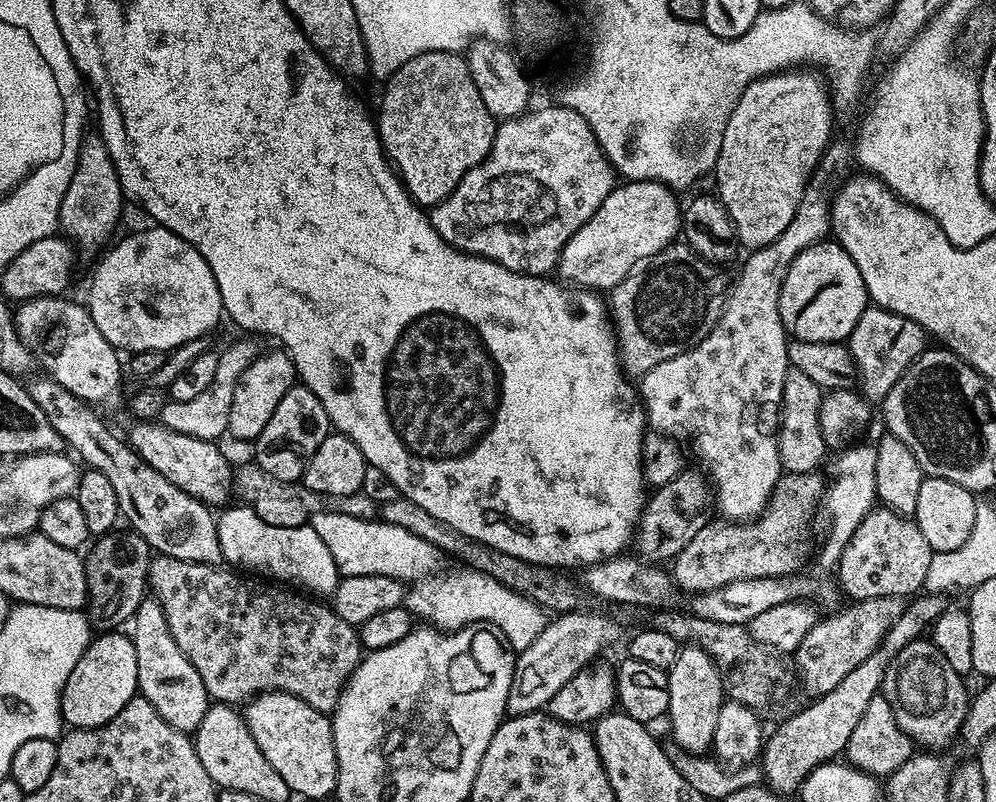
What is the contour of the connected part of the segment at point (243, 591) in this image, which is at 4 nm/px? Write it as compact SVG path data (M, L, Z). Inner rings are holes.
M157 555L148 567L148 582L151 591L156 591L153 592L155 599L159 600L166 614L170 634L174 642L178 642L178 650L186 654L190 666L198 670L202 686L206 686L209 697L229 706L243 705L264 694L264 672L268 672L268 680L272 680L272 672L276 672L280 693L296 696L325 714L335 712L332 696L341 696L352 672L362 659L362 645L357 629L338 618L335 610L319 599L268 582L243 584L235 576L235 571L216 567L220 566L212 562L199 564L193 560L161 555Z

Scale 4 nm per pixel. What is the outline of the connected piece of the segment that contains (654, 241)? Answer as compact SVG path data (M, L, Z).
M655 180L624 182L613 188L612 193L602 202L602 206L594 210L592 217L569 238L561 250L558 261L561 278L584 290L615 288L618 282L622 282L622 278L626 278L626 274L630 274L635 264L649 260L677 239L682 228L682 204L676 201L675 196L677 195L671 189L664 184L657 184Z

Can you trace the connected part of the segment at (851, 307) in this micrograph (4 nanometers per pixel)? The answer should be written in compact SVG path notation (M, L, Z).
M825 238L792 258L780 282L780 312L784 327L797 341L835 344L847 341L858 318L869 307L868 291L854 258L835 239Z

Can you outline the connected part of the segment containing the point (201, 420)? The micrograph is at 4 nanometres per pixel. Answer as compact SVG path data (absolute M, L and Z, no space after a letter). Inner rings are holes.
M244 338L248 340L236 340L225 352L218 355L218 370L214 373L214 382L198 394L198 398L190 398L190 402L168 402L160 411L159 423L171 426L176 432L187 436L196 436L199 440L215 441L215 436L224 436L228 430L228 415L230 414L230 402L234 398L234 390L239 385L240 375L246 371L257 357L261 355L259 339Z

